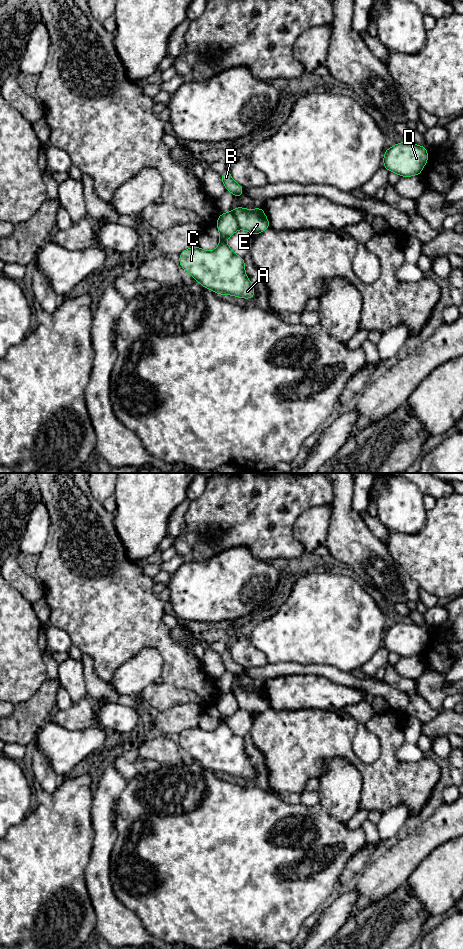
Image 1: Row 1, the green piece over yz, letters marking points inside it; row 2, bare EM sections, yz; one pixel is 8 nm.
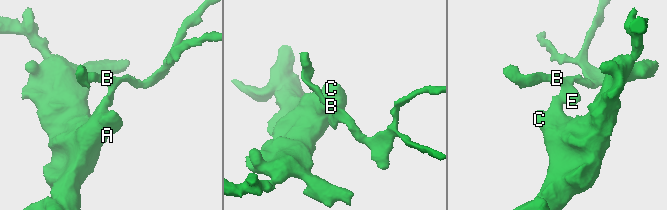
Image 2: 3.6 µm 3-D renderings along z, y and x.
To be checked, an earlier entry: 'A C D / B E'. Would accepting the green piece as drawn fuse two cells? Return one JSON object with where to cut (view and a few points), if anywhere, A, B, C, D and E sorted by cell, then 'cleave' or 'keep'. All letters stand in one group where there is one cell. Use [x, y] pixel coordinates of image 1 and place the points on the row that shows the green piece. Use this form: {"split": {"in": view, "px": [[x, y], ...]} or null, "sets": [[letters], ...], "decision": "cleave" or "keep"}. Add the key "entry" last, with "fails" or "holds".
{"split": {"in": "yz", "px": [[231, 211], [239, 228]]}, "sets": [["A", "C", "D"], ["B", "E"]], "decision": "cleave", "entry": "holds"}

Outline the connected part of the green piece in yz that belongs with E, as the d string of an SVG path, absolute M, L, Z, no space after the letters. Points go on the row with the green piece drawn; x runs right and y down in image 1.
M236 207L232 209L232 212L237 219L239 229L246 230L253 236L264 232L270 227L270 222L262 207L252 210Z

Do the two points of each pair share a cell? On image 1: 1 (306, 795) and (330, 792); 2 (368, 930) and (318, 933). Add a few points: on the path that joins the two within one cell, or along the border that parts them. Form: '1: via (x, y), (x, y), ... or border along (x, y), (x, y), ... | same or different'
1: border along (318, 792), (314, 806), (301, 803) | different
2: border along (352, 916), (329, 938) | different

